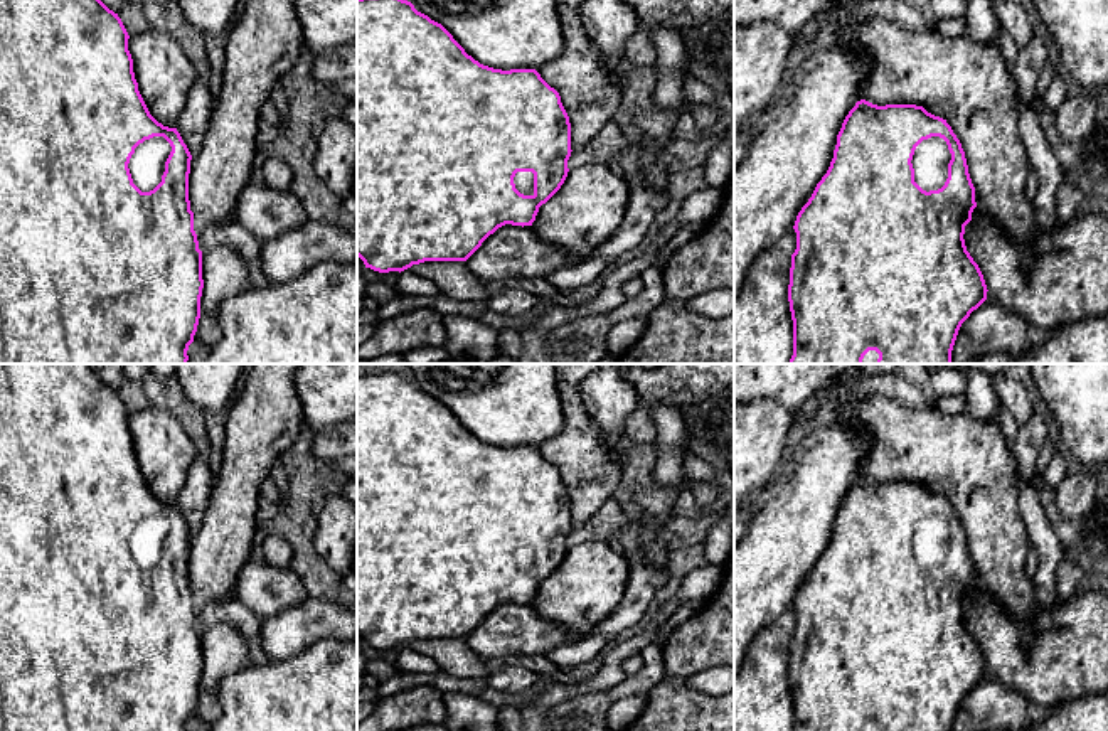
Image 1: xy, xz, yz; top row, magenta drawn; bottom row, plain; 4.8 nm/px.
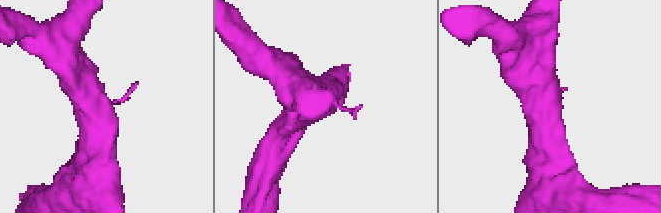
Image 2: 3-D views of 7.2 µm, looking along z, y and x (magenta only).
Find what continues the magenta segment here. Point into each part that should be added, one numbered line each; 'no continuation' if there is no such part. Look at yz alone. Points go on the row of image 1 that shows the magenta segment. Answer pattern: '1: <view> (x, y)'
1: yz (932, 157)

